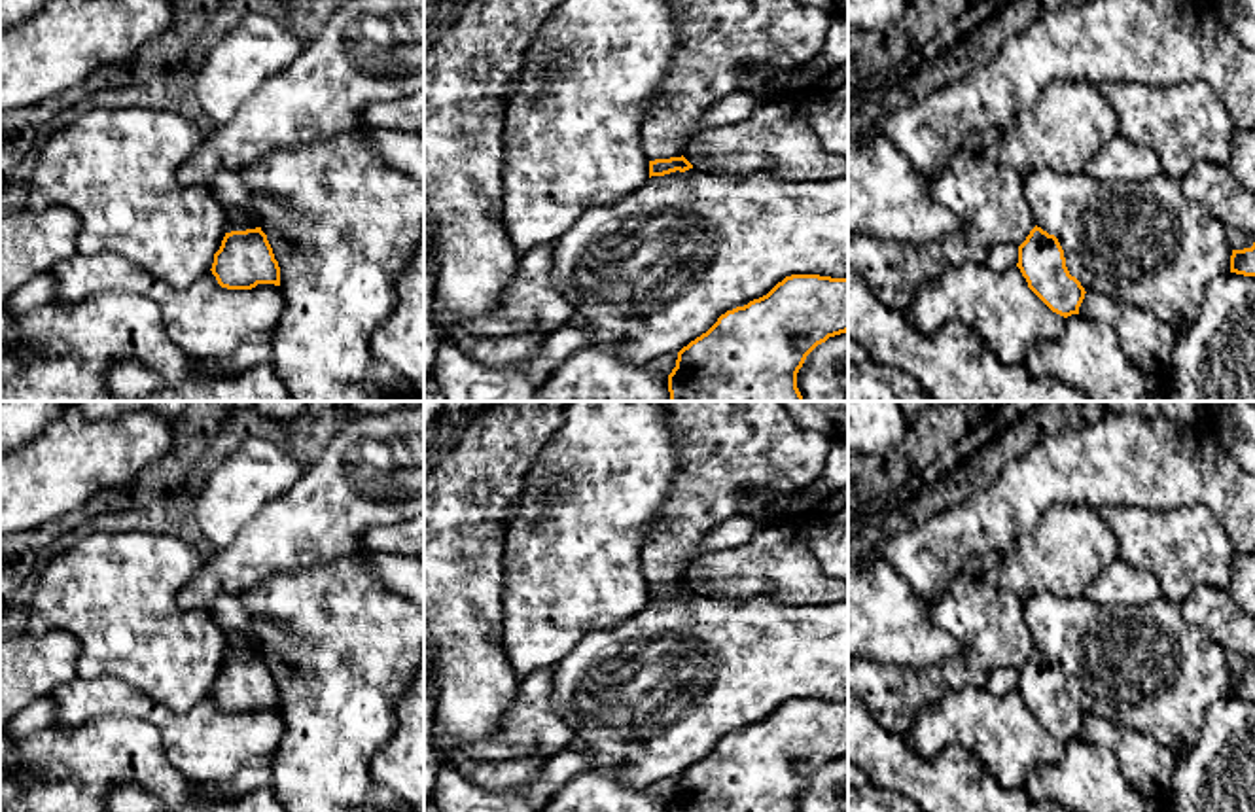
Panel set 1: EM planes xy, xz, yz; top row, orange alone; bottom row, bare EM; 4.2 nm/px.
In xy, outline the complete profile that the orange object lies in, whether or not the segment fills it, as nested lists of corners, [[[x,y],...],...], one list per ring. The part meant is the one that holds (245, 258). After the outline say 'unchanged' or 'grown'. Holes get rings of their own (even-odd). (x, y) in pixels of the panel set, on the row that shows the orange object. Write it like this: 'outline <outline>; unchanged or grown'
outline [[[261,227],[225,233],[210,271],[227,290],[280,286],[280,267]]]; unchanged

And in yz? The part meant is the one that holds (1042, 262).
outline [[[1034,227],[1018,246],[1018,263],[1028,288],[1056,314],[1079,314],[1085,288],[1069,274],[1064,250],[1054,235]]]; unchanged

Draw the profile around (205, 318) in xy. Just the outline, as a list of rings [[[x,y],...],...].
[[[115,252],[76,254],[51,273],[57,280],[55,303],[78,303],[112,290],[148,297],[161,314],[167,337],[189,358],[231,356],[242,343],[274,333],[286,305],[280,286],[227,290],[212,271],[178,290]]]

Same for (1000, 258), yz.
[[[1013,242],[996,244],[984,259],[984,265],[994,273],[1003,273],[1011,267],[1016,267],[1016,263],[1018,263],[1018,246]]]

